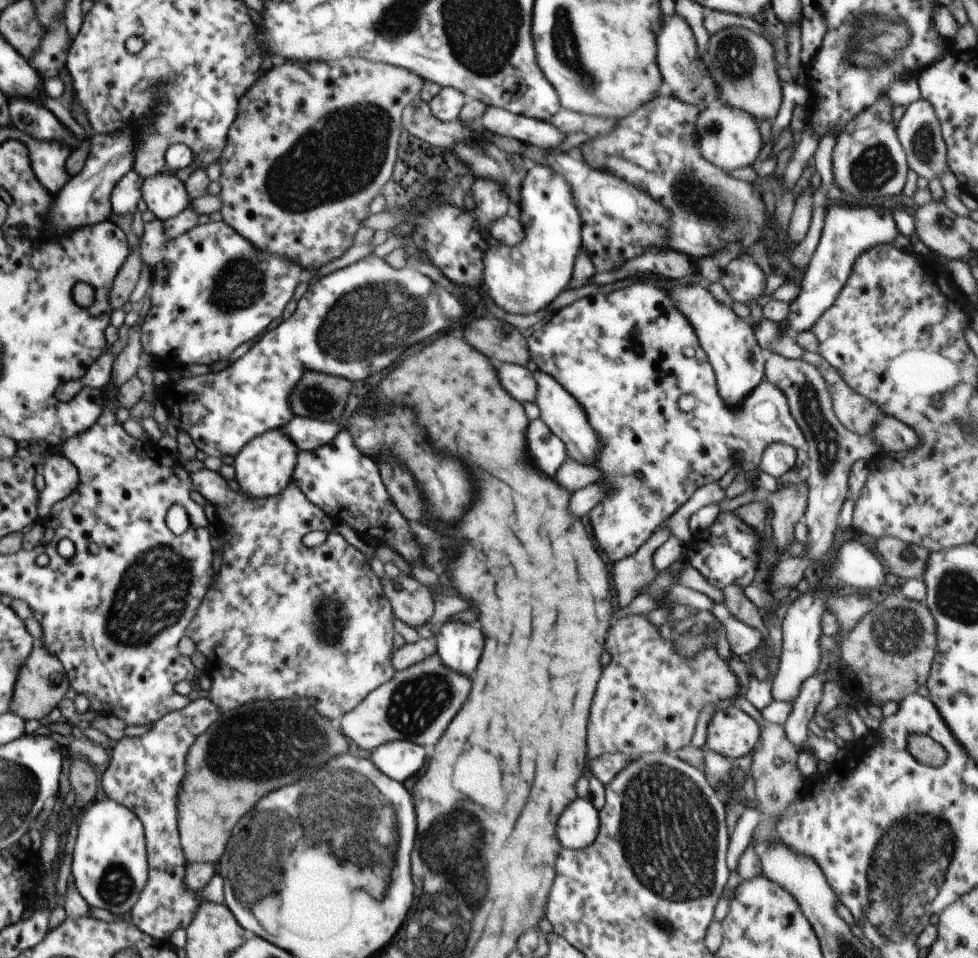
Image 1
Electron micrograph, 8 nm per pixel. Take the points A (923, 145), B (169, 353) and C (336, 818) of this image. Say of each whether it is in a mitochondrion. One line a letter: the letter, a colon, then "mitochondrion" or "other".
A: mitochondrion
B: other
C: mitochondrion

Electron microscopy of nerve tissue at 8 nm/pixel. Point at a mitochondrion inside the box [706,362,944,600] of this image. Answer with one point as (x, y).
(824, 435)

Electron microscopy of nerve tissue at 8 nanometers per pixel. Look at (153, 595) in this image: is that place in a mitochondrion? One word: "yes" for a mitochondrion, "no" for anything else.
yes

